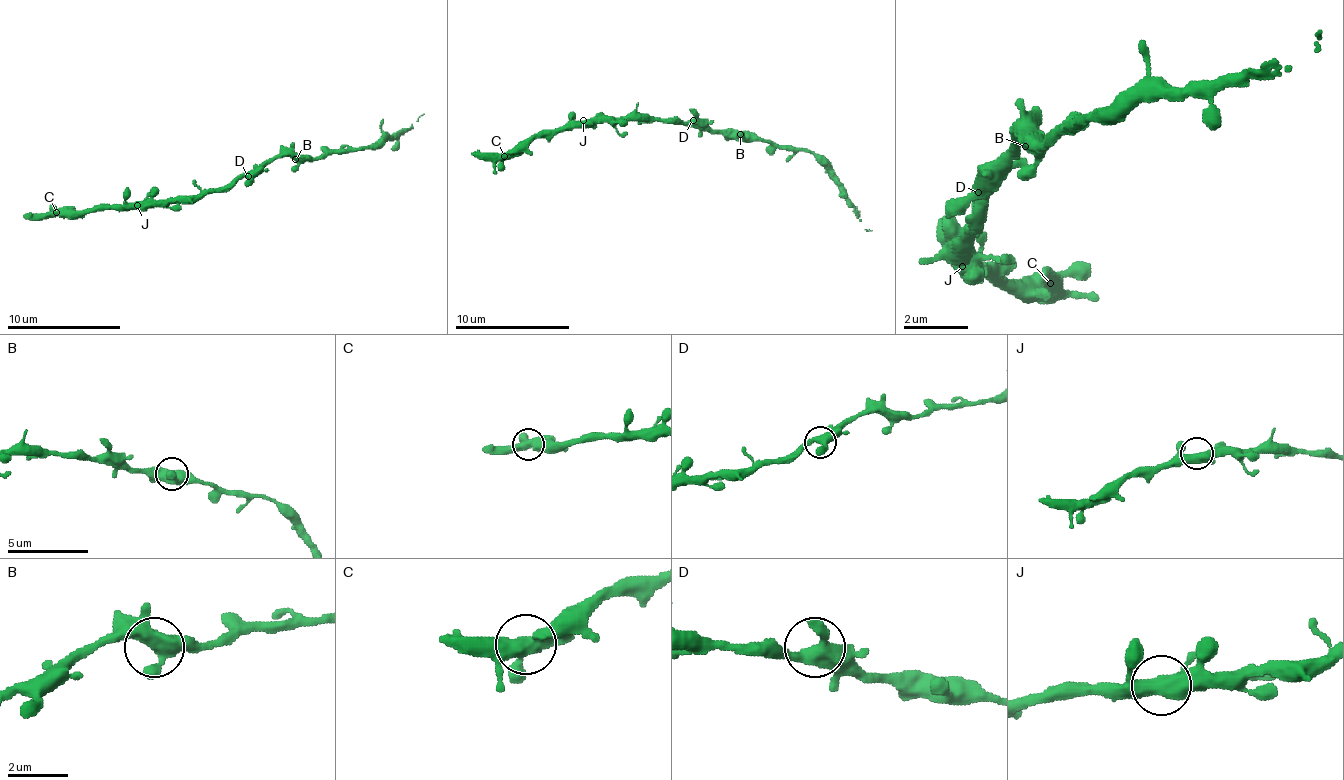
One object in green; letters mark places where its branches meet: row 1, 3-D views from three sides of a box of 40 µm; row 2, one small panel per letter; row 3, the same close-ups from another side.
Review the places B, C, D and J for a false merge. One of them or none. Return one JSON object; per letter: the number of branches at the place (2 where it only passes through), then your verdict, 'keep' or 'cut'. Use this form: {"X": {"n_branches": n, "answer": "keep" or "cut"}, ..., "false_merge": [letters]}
{"B": {"n_branches": 4, "answer": "keep"}, "C": {"n_branches": 3, "answer": "keep"}, "D": {"n_branches": 3, "answer": "keep"}, "J": {"n_branches": 3, "answer": "keep"}, "false_merge": []}

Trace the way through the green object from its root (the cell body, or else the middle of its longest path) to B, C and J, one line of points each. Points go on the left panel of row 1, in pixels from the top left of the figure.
B: (247, 171), (262, 171), (278, 156), (295, 159)
C: (247, 171), (222, 188), (205, 188), (197, 196), (145, 199), (111, 208), (55, 213)
J: (247, 171), (222, 188), (205, 188), (197, 196), (145, 199), (137, 205)

